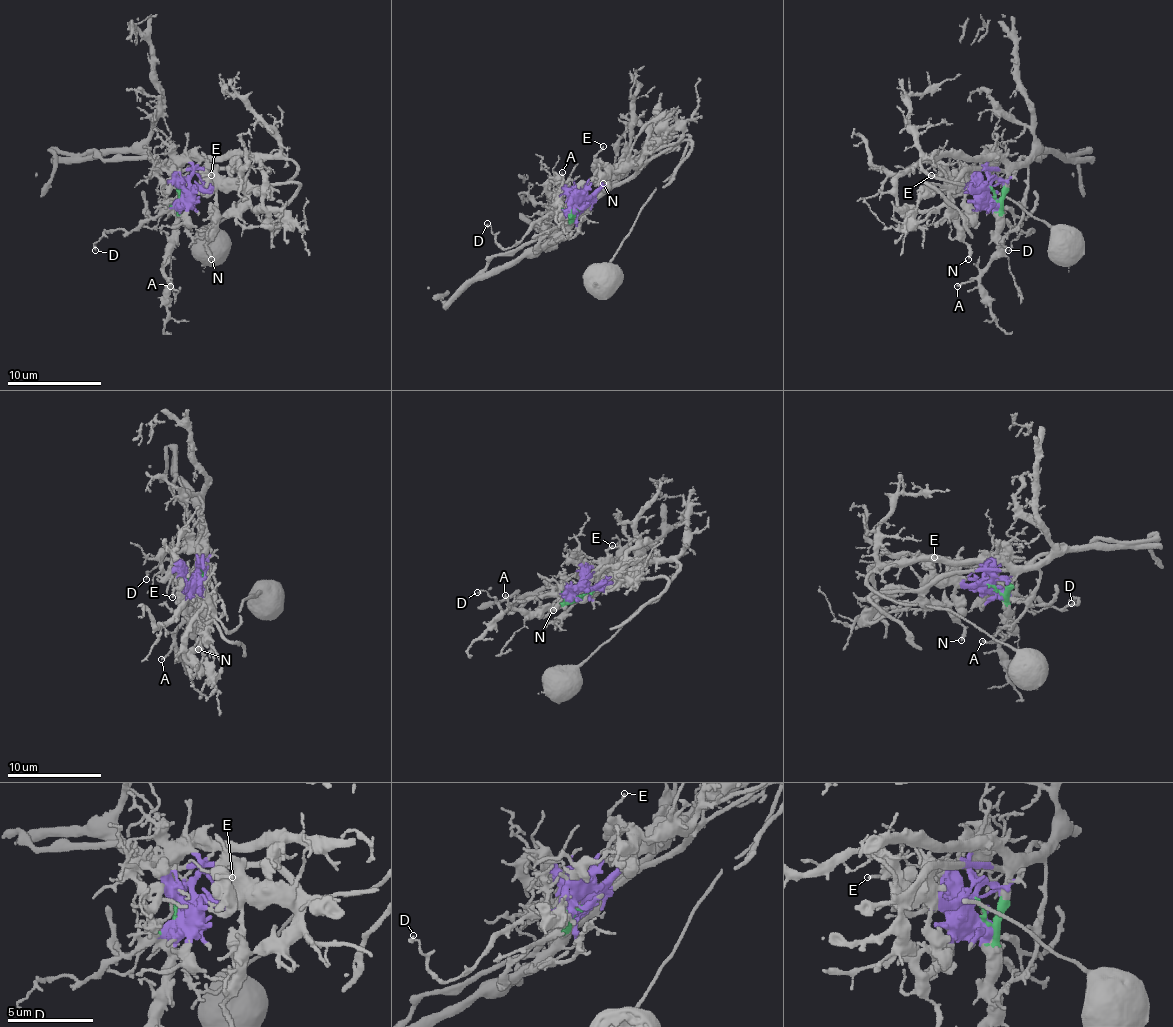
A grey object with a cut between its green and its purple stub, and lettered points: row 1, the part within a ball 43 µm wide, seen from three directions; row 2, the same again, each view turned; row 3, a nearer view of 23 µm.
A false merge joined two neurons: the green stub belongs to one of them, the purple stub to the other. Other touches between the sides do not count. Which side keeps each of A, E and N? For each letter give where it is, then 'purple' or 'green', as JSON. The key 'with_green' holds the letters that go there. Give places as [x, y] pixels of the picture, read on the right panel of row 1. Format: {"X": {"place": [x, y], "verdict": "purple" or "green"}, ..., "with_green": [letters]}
{"A": {"place": [957, 286], "verdict": "green"}, "E": {"place": [931, 175], "verdict": "purple"}, "N": {"place": [968, 259], "verdict": "purple"}, "with_green": ["A"]}

